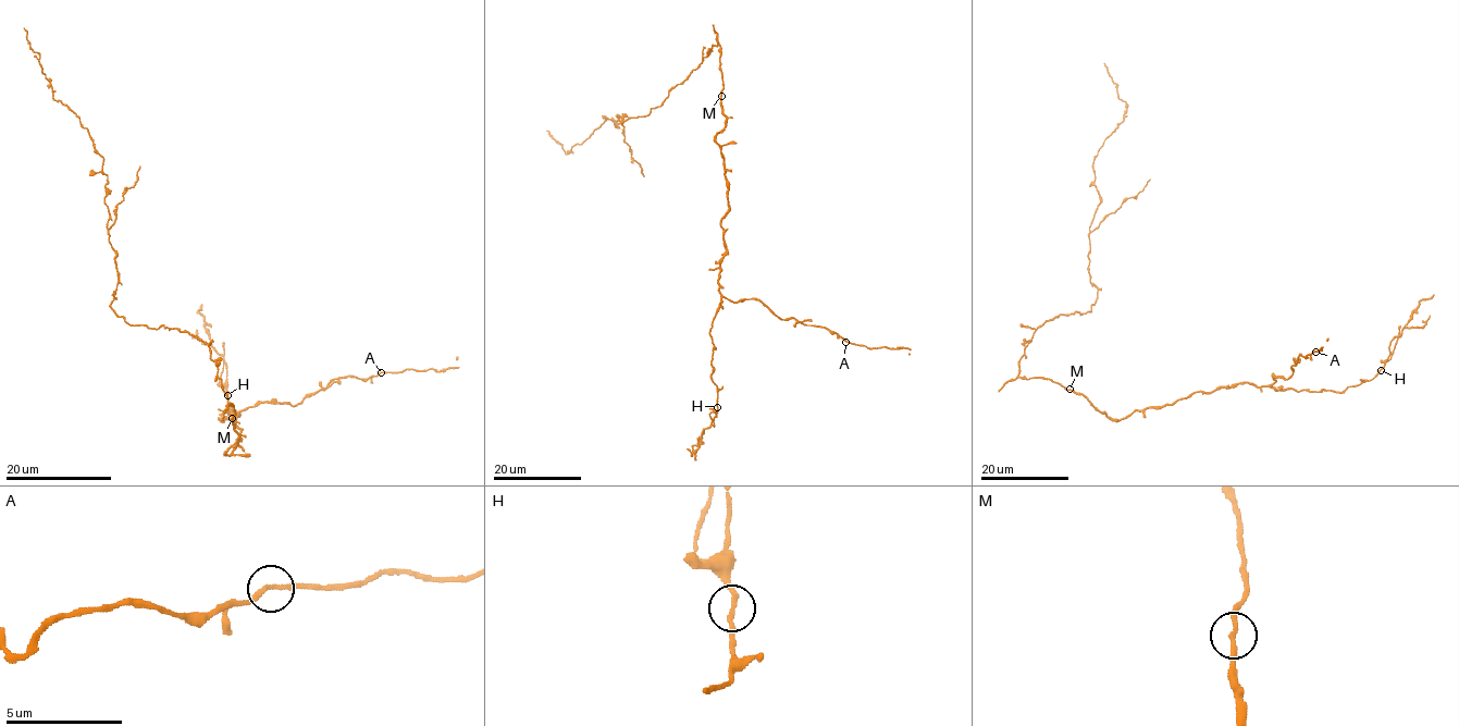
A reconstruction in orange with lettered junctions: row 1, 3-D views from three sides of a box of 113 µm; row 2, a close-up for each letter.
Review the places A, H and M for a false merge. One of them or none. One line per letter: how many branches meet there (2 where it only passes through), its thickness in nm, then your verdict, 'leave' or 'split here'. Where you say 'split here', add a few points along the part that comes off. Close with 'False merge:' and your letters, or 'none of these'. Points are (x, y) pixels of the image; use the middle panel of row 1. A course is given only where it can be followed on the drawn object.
A: 2 branches meet; 190 nm thick; leave
H: 2 branches meet; 180 nm thick; leave
M: 2 branches meet; 190 nm thick; leave
False merge: none of these

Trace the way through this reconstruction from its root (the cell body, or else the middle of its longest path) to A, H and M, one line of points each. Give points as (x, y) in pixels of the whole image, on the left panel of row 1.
A: (231, 404), (237, 442), (226, 454), (242, 431), (230, 409), (296, 406), (334, 379), (381, 372)
H: (231, 404), (237, 442), (226, 454), (242, 431), (230, 409), (230, 419), (218, 419), (227, 410), (227, 395)
M: (231, 404), (235, 410), (233, 417)

